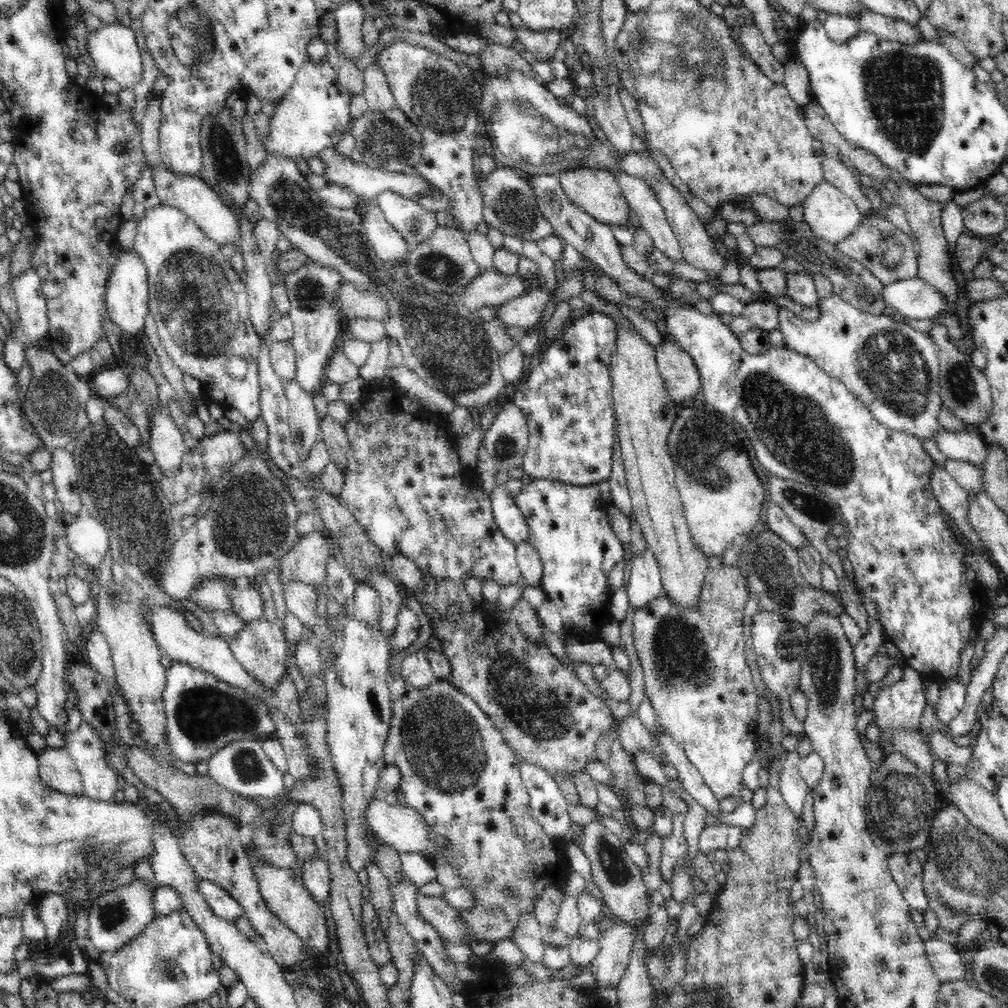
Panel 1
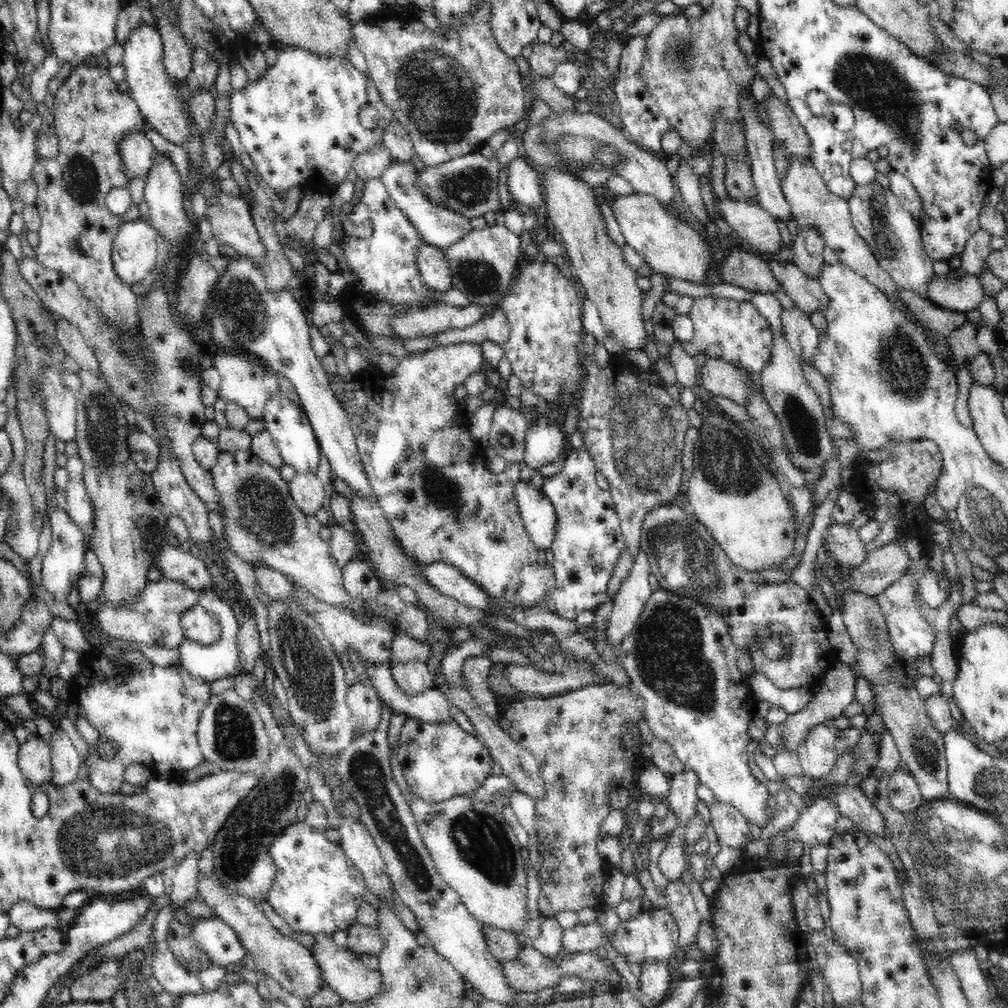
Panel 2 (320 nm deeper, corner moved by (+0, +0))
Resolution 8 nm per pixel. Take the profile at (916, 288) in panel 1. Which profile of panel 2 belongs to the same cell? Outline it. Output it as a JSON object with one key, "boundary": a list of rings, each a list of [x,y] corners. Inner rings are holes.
{"boundary":[[[961,268],[951,269],[946,275],[933,274],[928,284],[928,300],[951,311],[968,312],[978,309],[984,298],[979,276],[966,274]]]}

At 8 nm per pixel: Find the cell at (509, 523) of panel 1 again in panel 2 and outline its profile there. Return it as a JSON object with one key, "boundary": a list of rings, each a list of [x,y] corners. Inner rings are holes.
{"boundary":[[[518,482],[513,486],[513,502],[516,504],[517,516],[536,548],[550,547],[556,530],[556,512],[542,496],[541,490],[530,482]]]}

